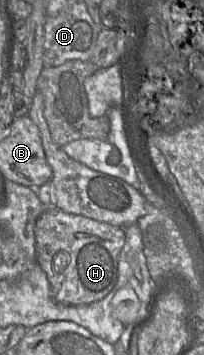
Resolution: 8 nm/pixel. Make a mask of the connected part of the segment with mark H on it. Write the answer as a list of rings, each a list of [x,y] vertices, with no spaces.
[[[45,207],[35,223],[36,261],[45,272],[53,299],[62,305],[84,305],[103,299],[117,283],[124,228]]]

